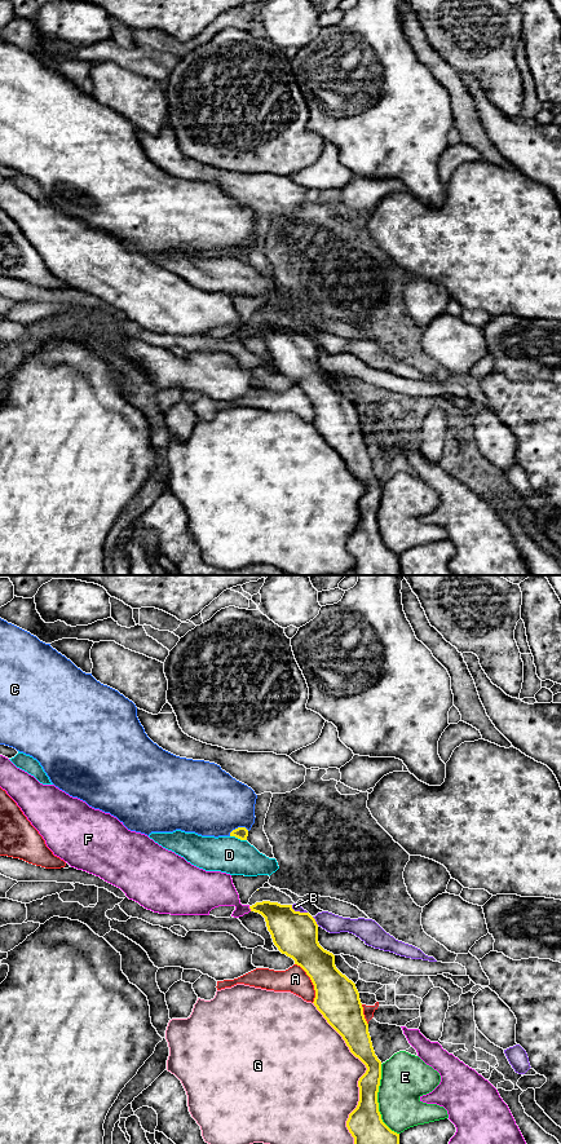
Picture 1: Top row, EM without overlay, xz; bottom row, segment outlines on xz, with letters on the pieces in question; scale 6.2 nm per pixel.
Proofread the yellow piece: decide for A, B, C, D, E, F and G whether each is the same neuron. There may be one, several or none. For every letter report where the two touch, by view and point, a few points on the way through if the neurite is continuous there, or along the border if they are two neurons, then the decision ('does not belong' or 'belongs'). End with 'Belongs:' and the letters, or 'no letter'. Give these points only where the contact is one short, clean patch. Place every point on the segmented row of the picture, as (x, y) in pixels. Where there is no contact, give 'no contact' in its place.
A: meets yellow in xz at (312, 981); does not belong
B: meets yellow in xz at (314, 921); border along xz (312, 917), (318, 924); does not belong
C: meets yellow in xz at (238, 827); does not belong
D: meets yellow in xz at (238, 838); does not belong
E: meets yellow in xz at (376, 1100); does not belong
F: meets yellow in xz at (250, 908); does not belong
G: meets yellow in xz at (365, 1073); does not belong
Belongs: no letter

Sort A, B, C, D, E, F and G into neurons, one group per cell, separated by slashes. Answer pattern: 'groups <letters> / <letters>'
groups A / B / C / D / E / F / G

